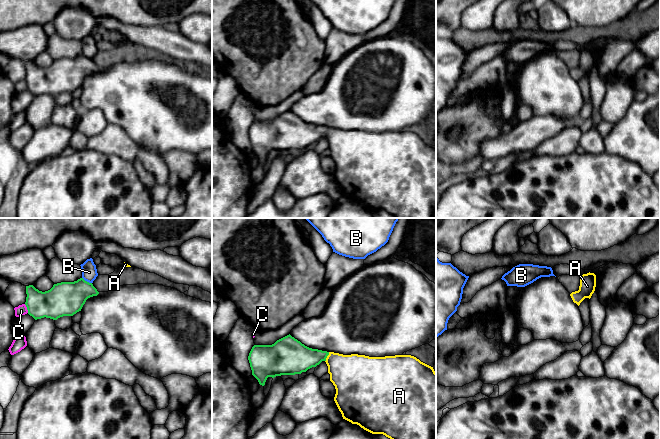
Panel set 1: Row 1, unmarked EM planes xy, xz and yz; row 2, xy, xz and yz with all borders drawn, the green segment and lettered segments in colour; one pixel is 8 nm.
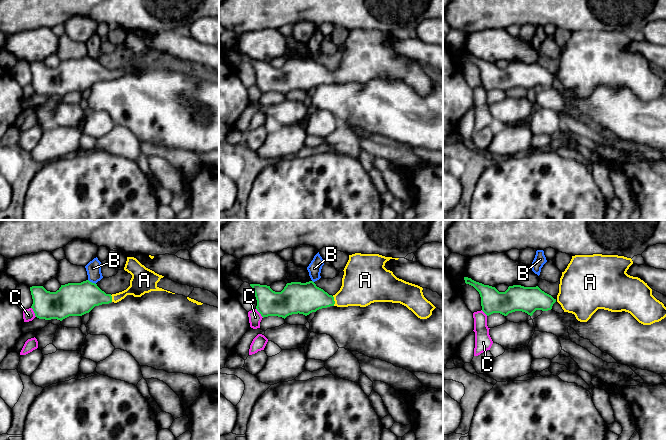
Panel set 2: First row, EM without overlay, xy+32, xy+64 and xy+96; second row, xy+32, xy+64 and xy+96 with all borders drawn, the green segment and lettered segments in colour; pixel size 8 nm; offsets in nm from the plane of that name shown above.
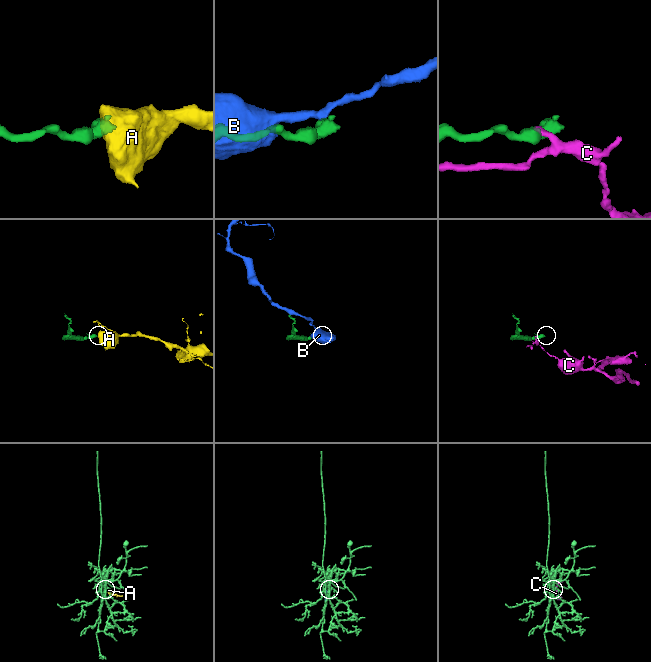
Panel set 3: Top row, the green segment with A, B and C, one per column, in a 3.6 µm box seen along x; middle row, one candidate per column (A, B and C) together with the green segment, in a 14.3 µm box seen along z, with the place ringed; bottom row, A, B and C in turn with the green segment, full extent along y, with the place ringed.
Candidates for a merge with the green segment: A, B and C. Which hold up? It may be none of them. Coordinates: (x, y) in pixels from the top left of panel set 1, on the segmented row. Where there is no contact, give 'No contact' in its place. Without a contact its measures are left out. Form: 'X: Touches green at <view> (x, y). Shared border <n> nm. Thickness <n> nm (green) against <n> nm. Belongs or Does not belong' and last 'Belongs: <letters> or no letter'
A: Touches green at xz (326, 357). Shared border 90 nm. Thickness 260 nm (green) against 320 nm. Belongs
B: Touches green at xy (86, 281). Shared border 90 nm. Thickness 280 nm (green) against 130 nm. Does not belong
C: Touches green at xy (27, 308). Shared border 80 nm. Thickness 240 nm (green) against 80 nm. Does not belong
Belongs: A

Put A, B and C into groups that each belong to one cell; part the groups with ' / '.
A / B / C

